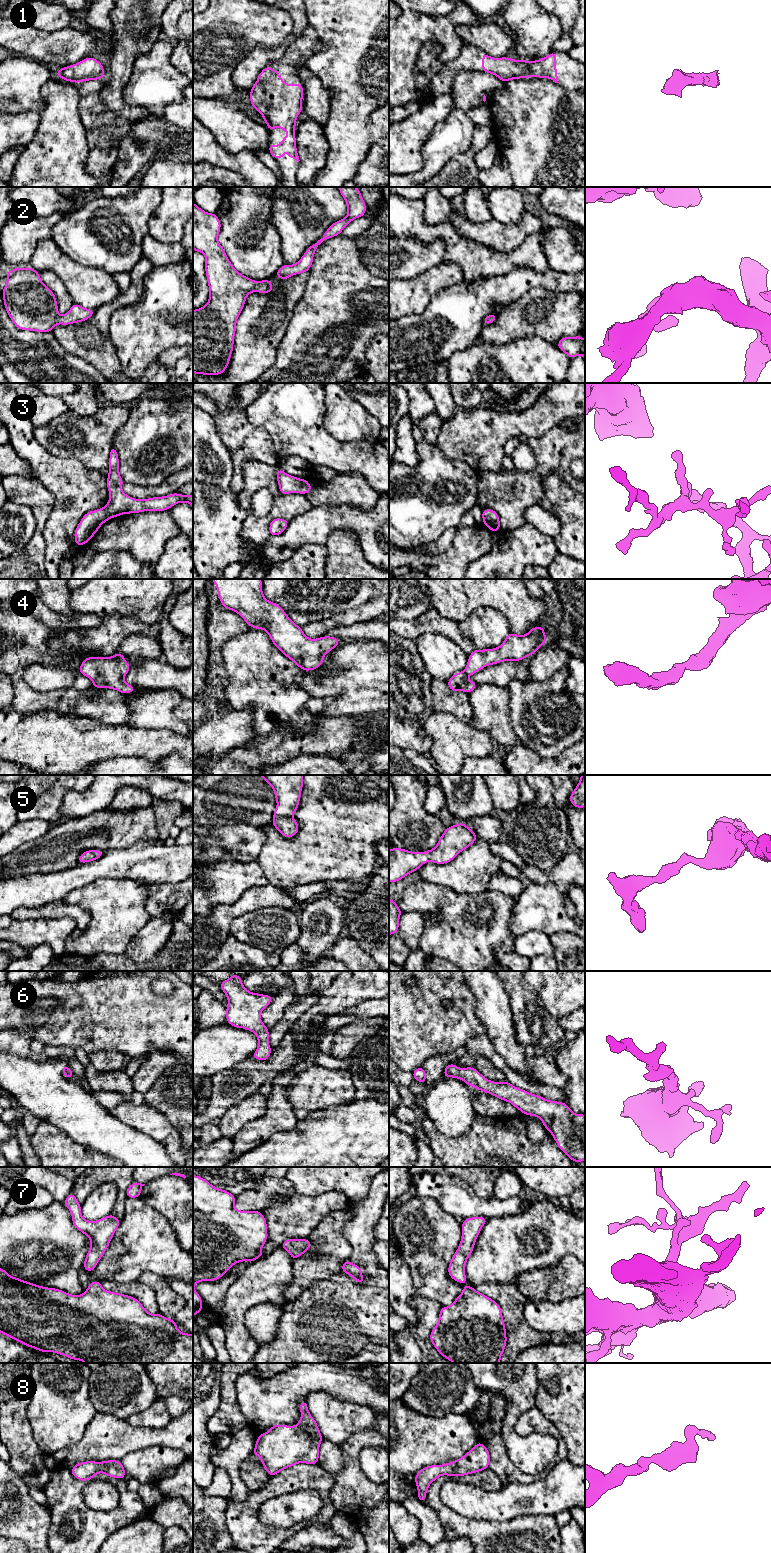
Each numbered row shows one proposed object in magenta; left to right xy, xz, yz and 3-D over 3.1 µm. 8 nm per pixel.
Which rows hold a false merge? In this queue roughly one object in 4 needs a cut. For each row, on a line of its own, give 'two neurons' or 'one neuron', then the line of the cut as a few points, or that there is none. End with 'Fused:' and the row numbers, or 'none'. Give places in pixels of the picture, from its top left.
1: one neuron; cut none
2: one neuron; cut none
3: one neuron; cut none
4: one neuron; cut none
5: one neuron; cut none
6: one neuron; cut none
7: one neuron; cut none
8: one neuron; cut none
Fused: none

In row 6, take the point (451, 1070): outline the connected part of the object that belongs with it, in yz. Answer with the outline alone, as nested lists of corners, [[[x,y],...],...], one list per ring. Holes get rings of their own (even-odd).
[[[454,1063],[444,1069],[444,1078],[463,1080],[470,1087],[510,1102],[525,1115],[541,1119],[559,1149],[575,1163],[585,1161],[585,1115],[574,1114],[564,1102],[547,1100],[511,1085],[507,1080],[493,1082],[474,1067],[458,1068]]]

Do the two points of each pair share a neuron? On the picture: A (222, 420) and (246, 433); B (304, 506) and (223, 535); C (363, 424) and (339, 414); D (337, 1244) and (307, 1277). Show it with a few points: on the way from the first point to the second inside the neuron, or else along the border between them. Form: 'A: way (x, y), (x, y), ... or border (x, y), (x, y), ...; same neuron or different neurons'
A: way (228, 422), (240, 433); same neuron
B: border (239, 505), (247, 513), (242, 528), (247, 551); different neurons
C: way (357, 424), (345, 419); same neuron
D: way (333, 1253), (329, 1260), (324, 1260), (316, 1268); same neuron

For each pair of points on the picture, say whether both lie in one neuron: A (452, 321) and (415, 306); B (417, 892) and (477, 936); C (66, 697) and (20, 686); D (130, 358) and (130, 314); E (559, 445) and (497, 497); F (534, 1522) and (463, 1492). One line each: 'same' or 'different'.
A: different
B: same
C: same
D: same
E: same
F: different

